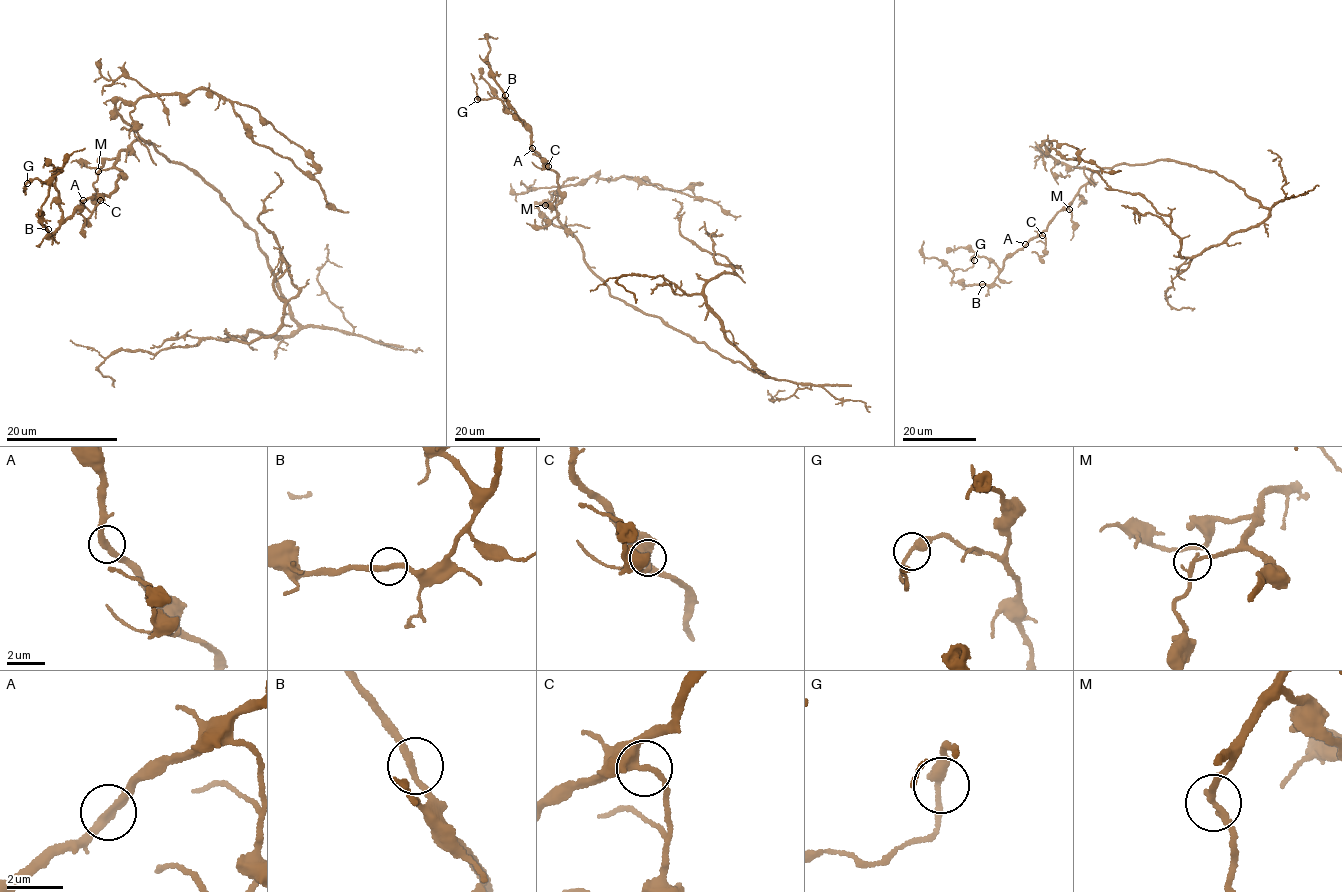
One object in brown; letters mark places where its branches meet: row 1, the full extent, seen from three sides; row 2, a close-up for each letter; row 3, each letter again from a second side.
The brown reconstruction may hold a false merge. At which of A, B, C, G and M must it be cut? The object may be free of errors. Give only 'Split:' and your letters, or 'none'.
Split: none

